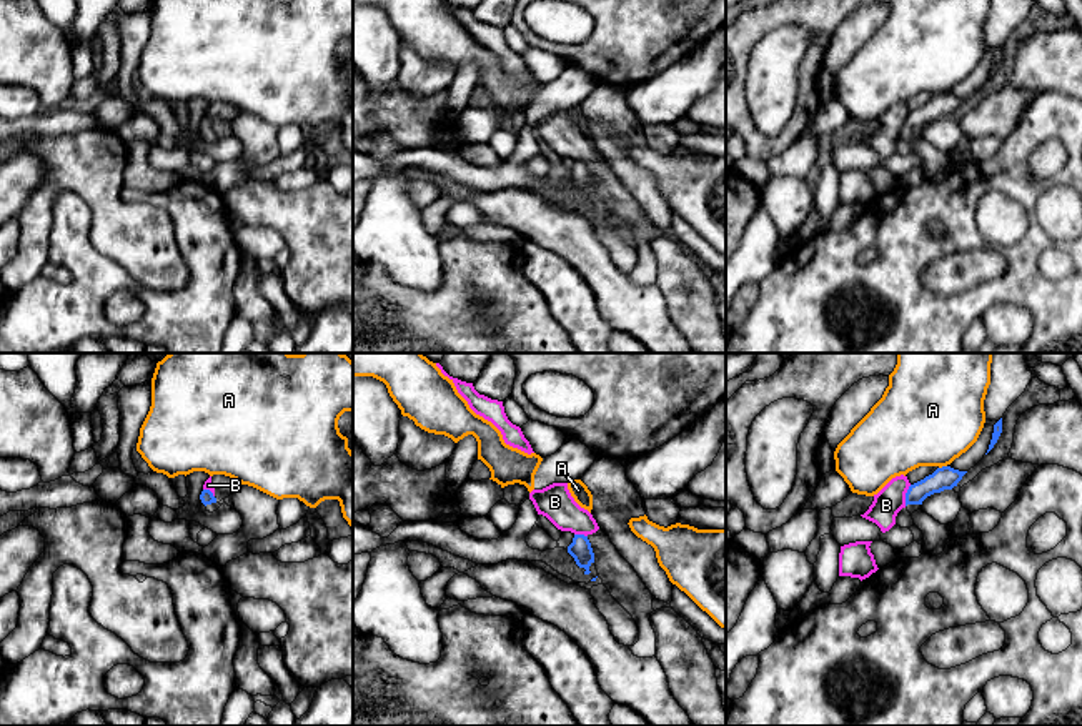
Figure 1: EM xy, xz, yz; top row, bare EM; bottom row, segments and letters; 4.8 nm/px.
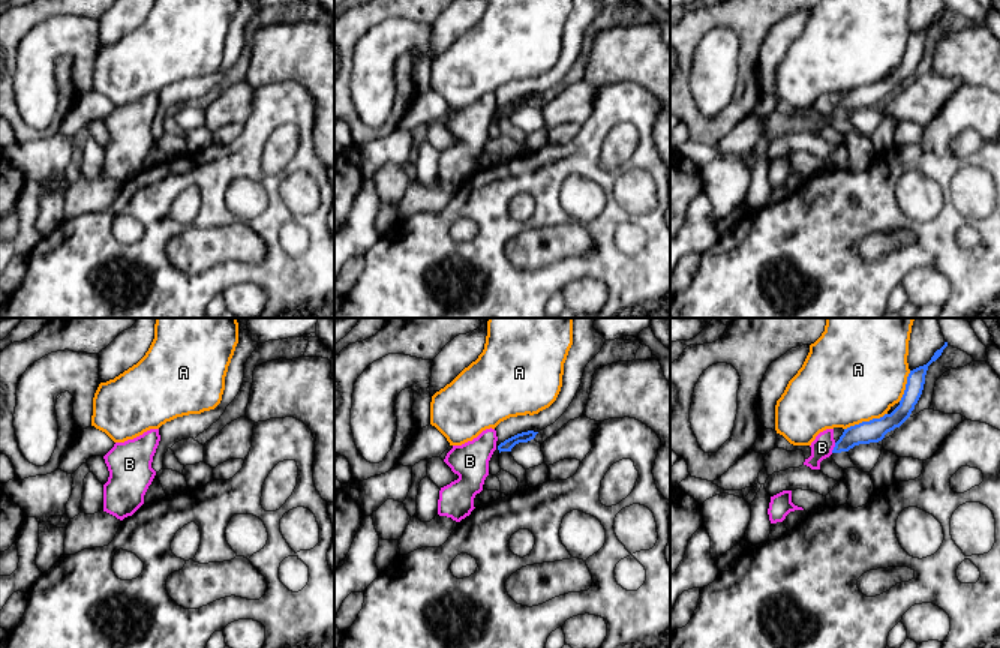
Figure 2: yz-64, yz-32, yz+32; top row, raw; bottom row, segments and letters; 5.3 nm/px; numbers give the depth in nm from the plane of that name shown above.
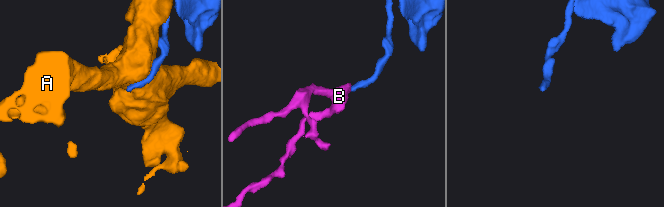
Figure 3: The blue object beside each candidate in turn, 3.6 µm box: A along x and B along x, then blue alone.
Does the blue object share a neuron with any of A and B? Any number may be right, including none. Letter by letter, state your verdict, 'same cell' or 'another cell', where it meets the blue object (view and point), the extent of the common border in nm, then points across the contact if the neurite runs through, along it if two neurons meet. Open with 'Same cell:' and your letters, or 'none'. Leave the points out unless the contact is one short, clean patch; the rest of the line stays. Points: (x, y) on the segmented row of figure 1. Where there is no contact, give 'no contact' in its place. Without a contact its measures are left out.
Same cell: none
A: another cell; meets blue in yz at (943, 467); contact 40 nm long
B: another cell; meets blue in yz at (906, 495); contact 110 nm long; border along yz (911, 485), (904, 505)

